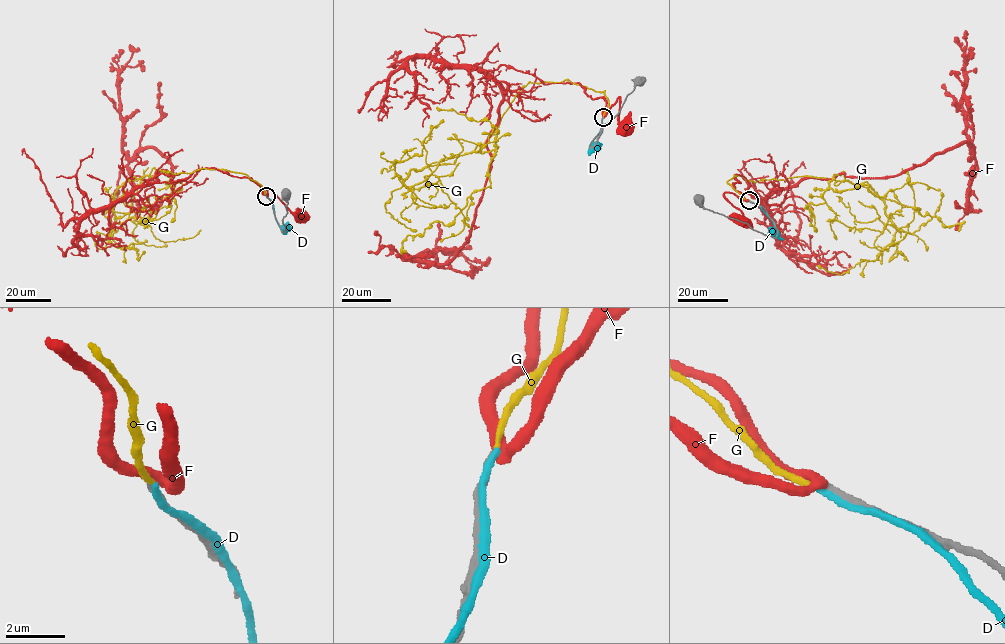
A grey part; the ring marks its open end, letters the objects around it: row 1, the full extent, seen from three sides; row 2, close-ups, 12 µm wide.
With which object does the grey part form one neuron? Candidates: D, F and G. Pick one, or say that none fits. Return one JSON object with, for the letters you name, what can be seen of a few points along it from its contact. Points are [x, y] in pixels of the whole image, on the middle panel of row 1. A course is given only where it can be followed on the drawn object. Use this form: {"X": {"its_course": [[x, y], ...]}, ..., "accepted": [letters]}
{"G": {"its_course": [[602, 116], [604, 90], [528, 82], [477, 152], [410, 170], [406, 186], [439, 177], [470, 228]]}, "accepted": ["G"]}

